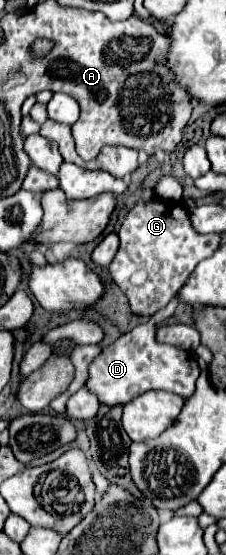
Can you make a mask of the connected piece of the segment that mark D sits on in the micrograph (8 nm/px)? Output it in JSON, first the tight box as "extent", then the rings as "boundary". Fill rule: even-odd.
{"extent":[85,322,199,406],"boundary":[[[155,322],[135,326],[119,336],[113,344],[105,346],[101,354],[89,366],[89,378],[85,388],[97,394],[105,406],[127,404],[147,390],[165,390],[183,398],[193,396],[195,382],[199,378],[199,366],[191,350],[181,350],[155,340]]]}

